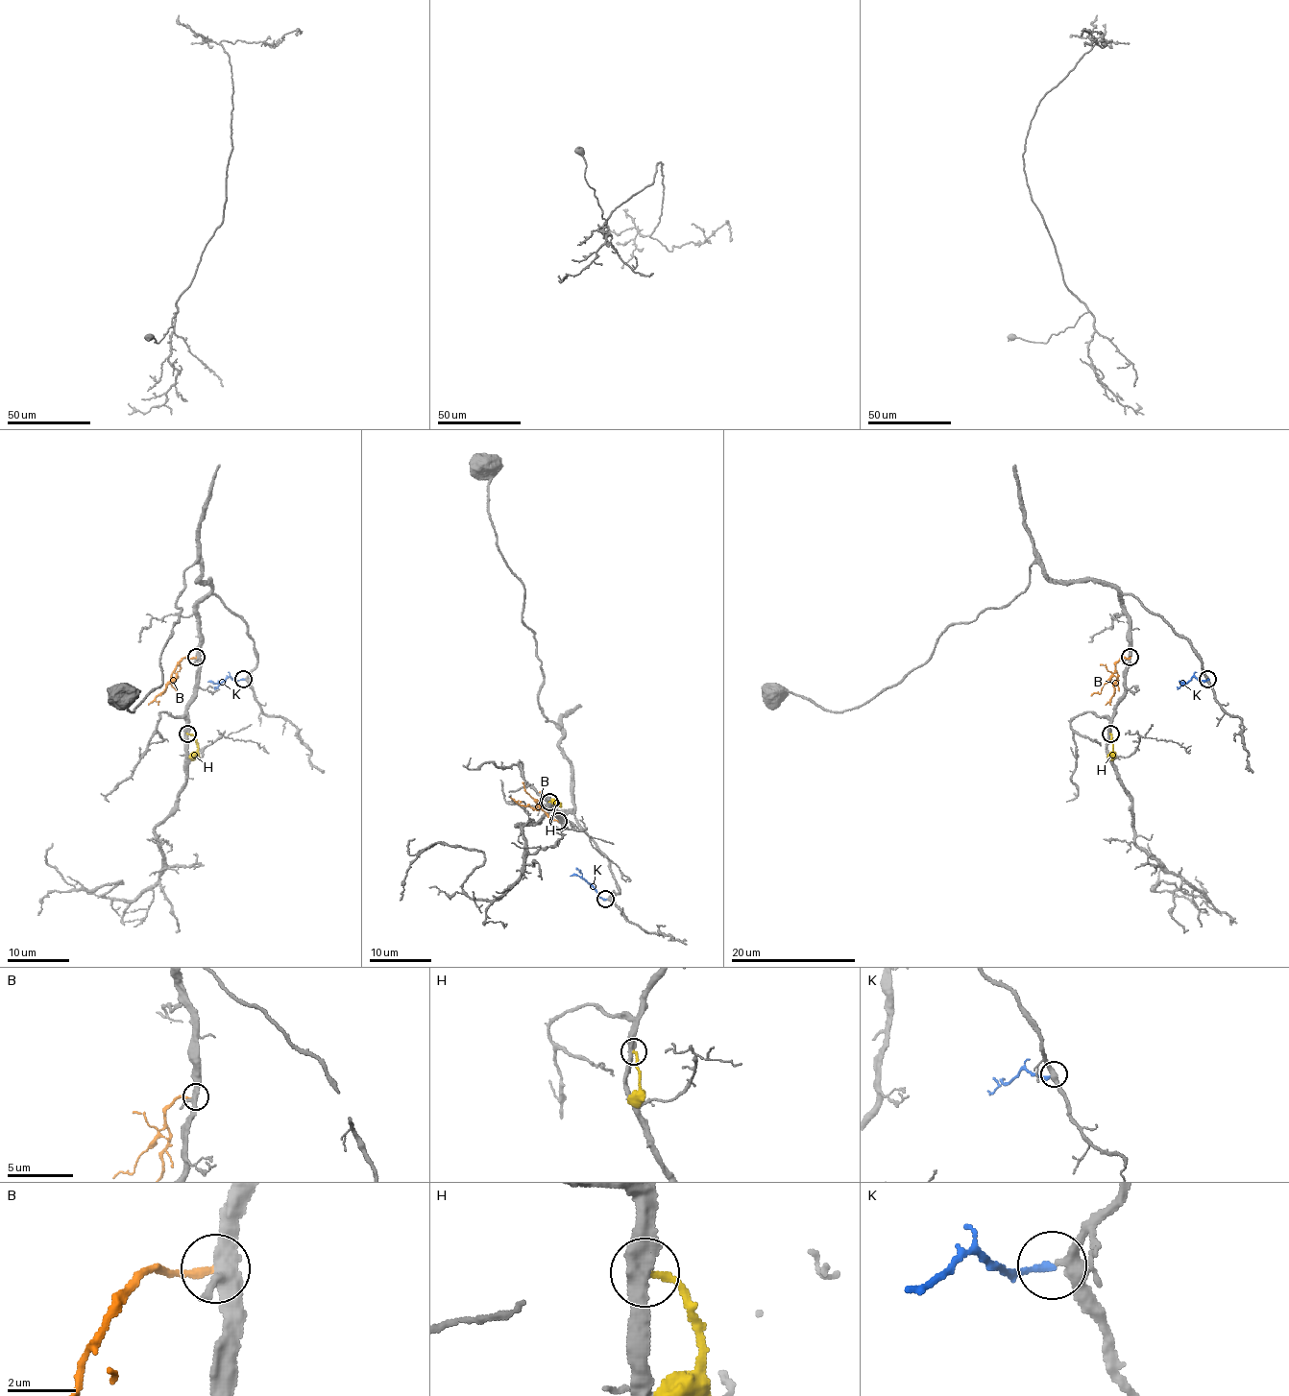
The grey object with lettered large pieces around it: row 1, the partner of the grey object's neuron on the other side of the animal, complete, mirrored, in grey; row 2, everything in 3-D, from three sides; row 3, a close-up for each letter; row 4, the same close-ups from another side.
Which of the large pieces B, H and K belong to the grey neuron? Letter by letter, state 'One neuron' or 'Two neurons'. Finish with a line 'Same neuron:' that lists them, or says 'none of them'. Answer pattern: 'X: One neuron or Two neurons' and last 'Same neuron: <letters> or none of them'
B: Two neurons
H: Two neurons
K: One neuron
Same neuron: K

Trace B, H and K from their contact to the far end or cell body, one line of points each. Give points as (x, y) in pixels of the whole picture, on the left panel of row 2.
B: (195, 657), (184, 657), (177, 664), (170, 682), (149, 705)
H: (187, 734), (194, 736), (197, 746), (189, 758)
K: (244, 679), (234, 680), (229, 677), (220, 684), (207, 682)

